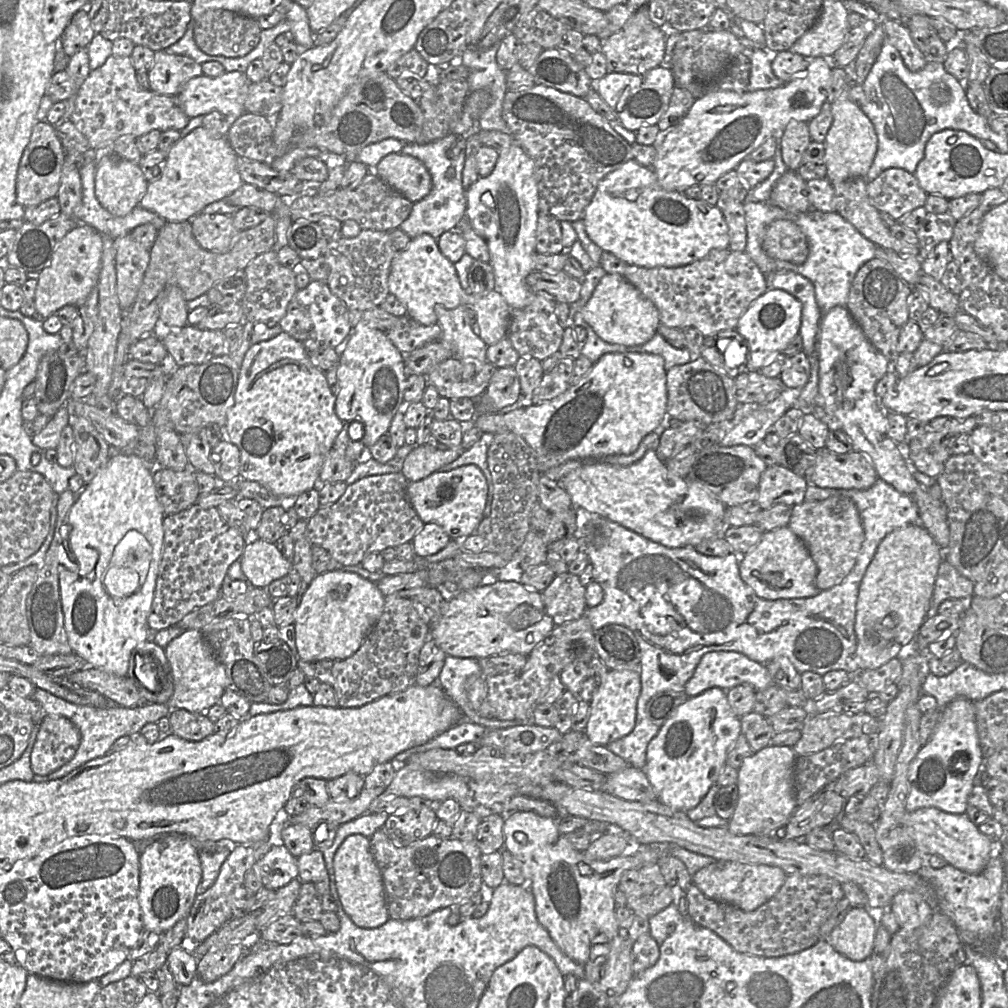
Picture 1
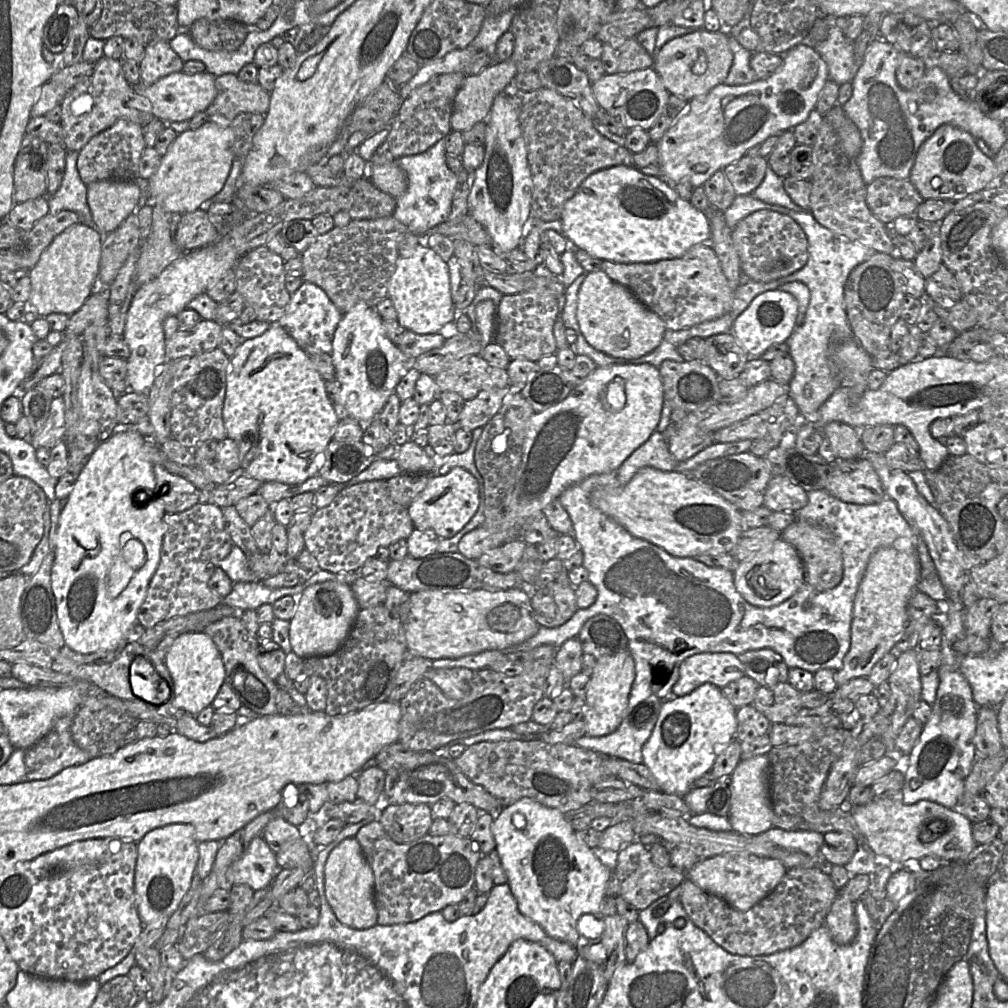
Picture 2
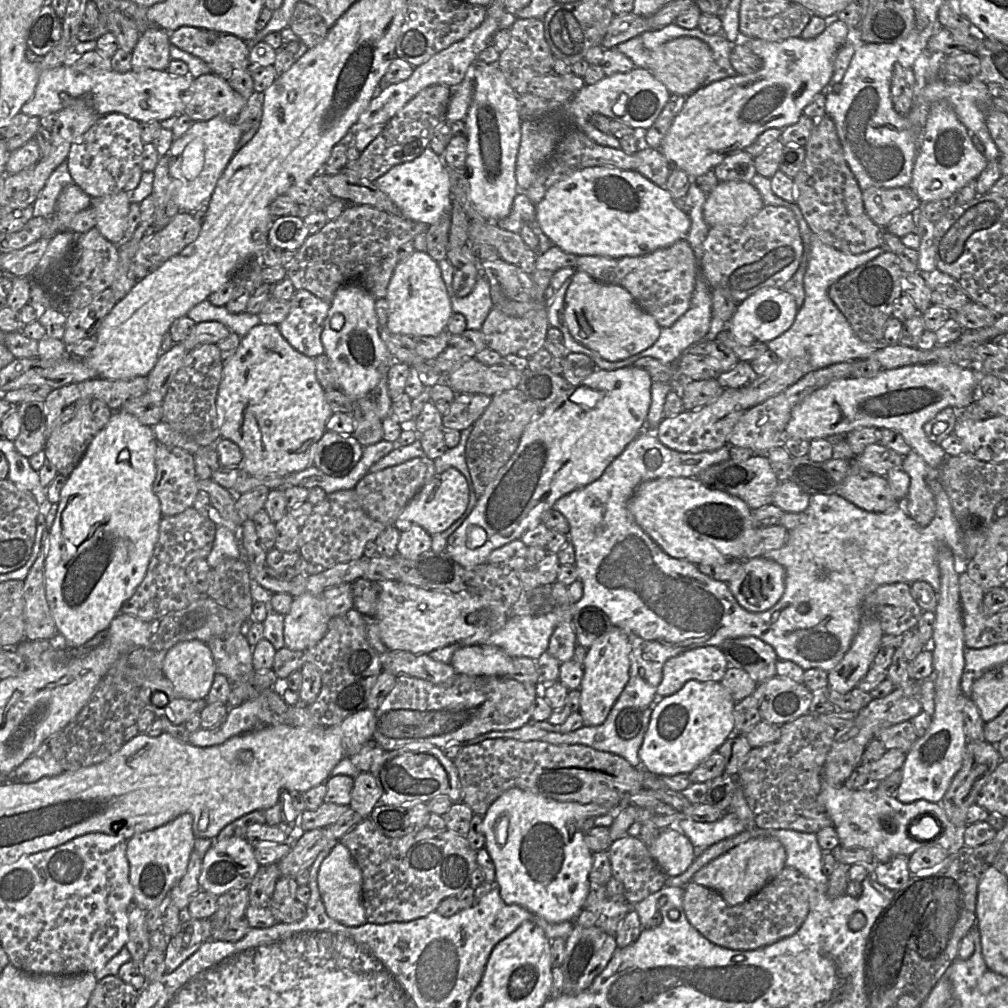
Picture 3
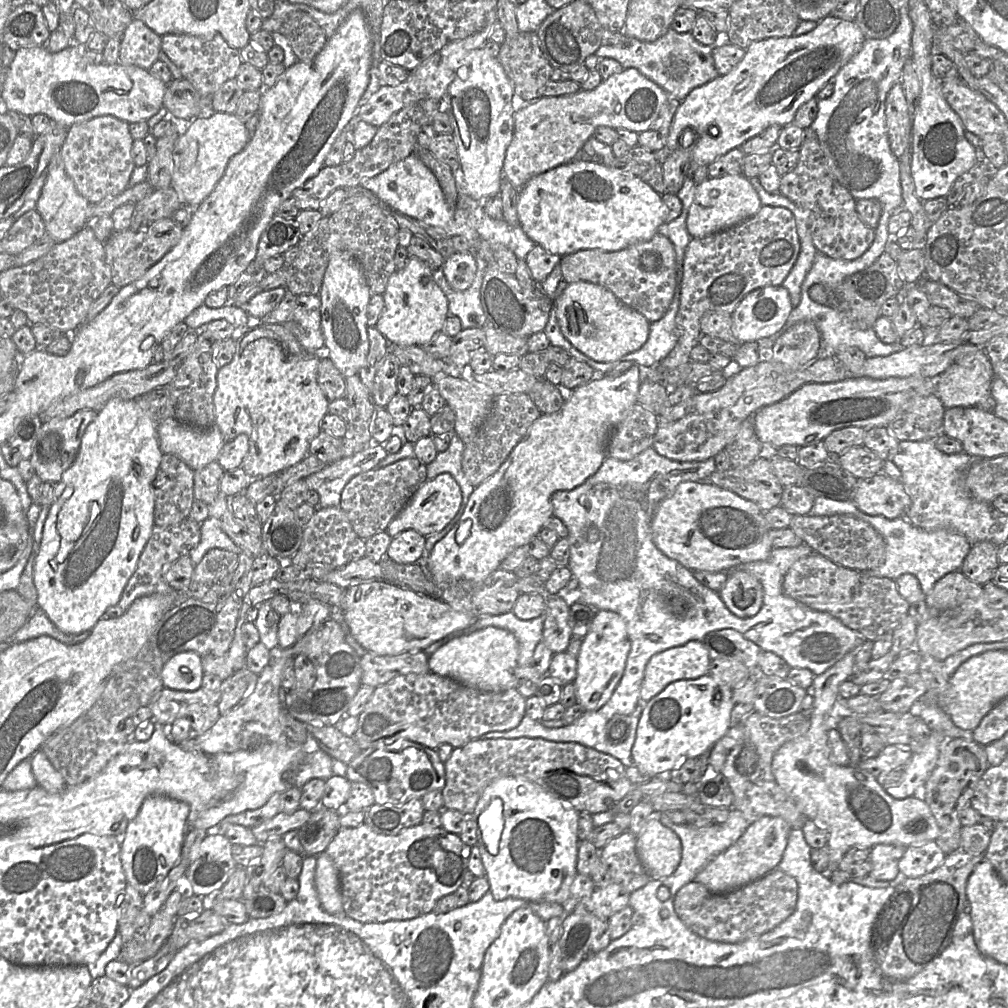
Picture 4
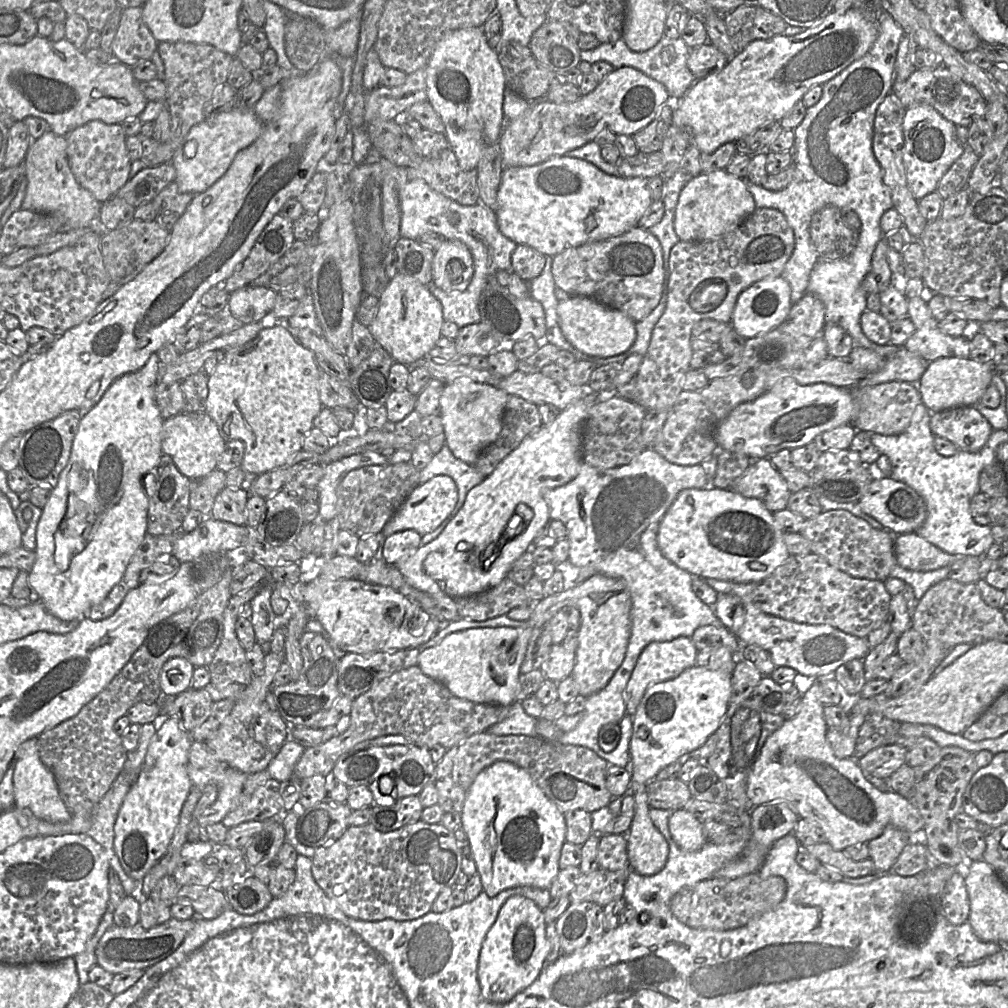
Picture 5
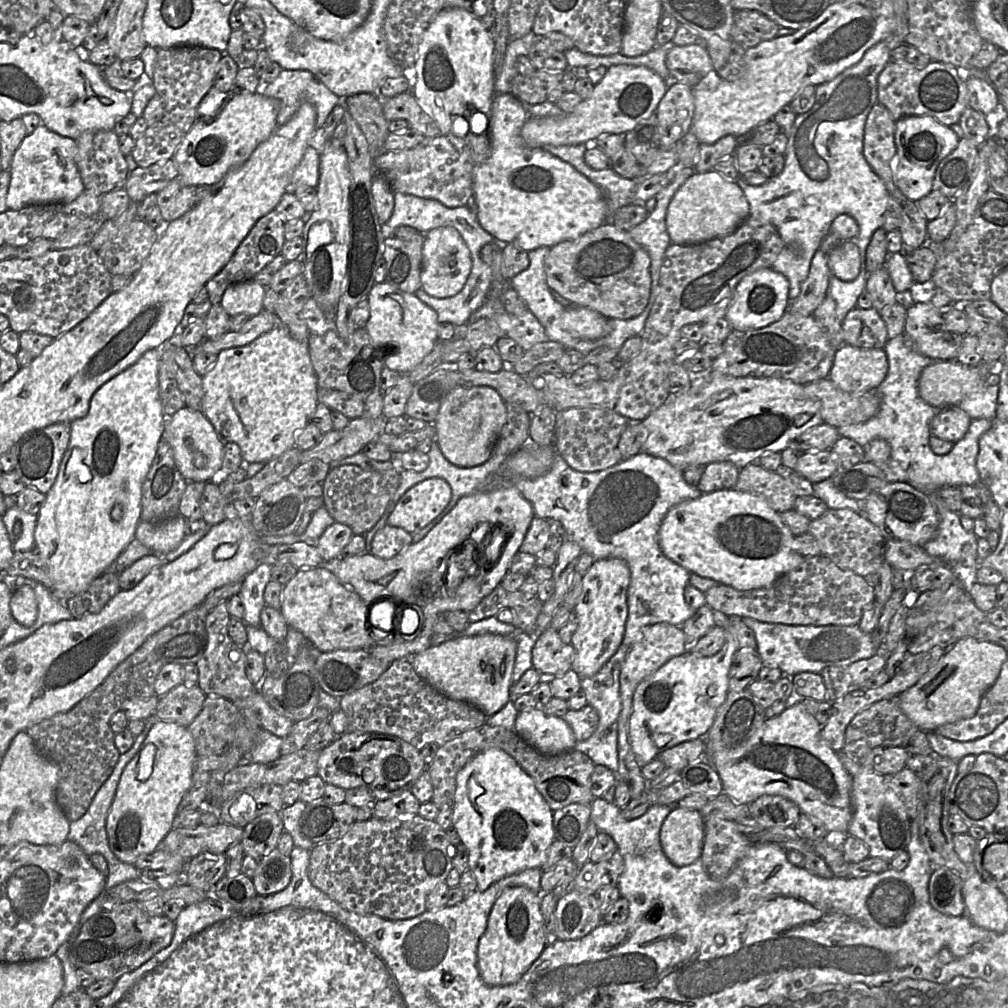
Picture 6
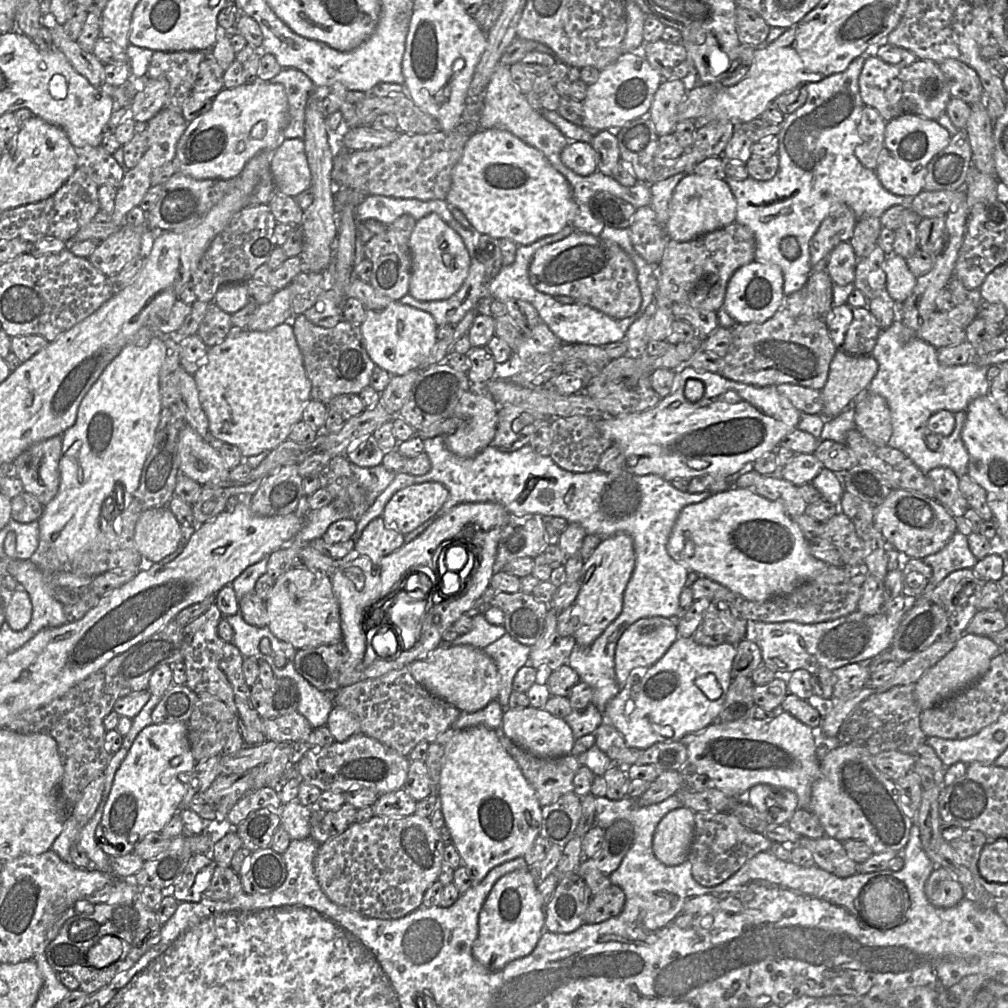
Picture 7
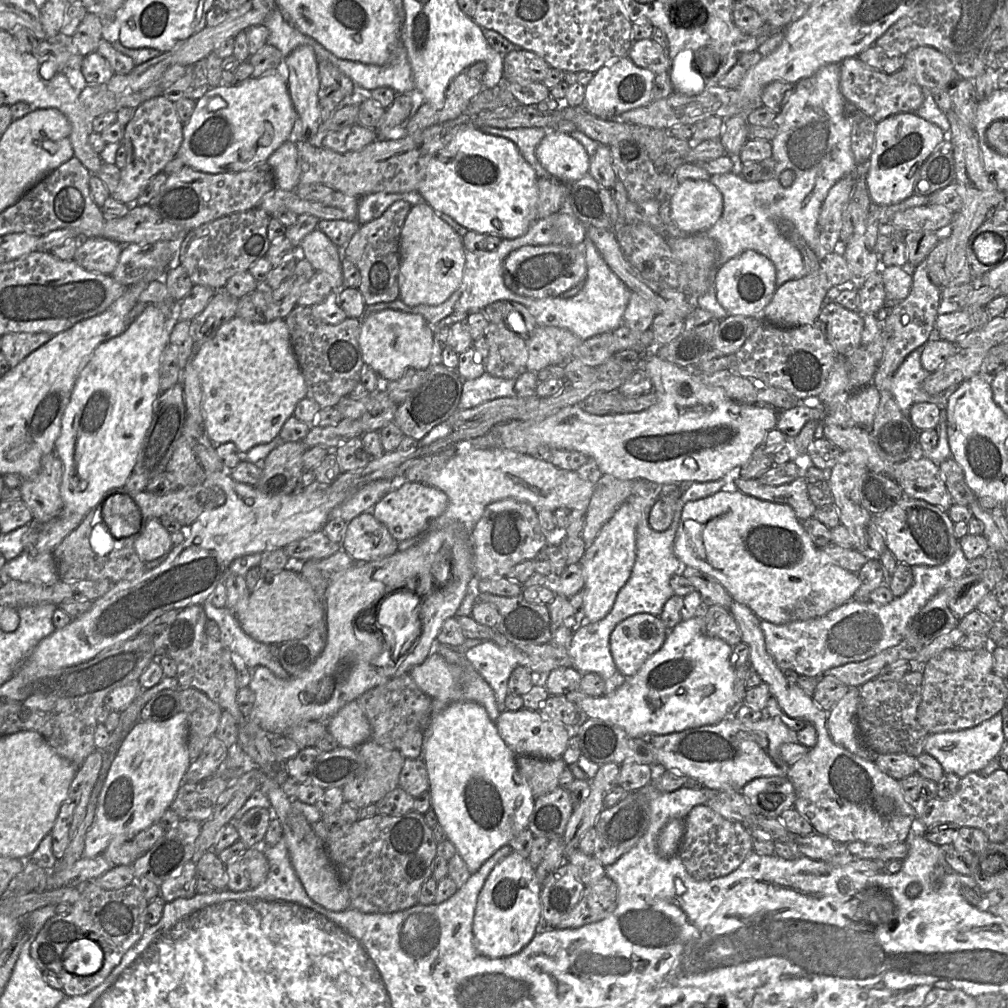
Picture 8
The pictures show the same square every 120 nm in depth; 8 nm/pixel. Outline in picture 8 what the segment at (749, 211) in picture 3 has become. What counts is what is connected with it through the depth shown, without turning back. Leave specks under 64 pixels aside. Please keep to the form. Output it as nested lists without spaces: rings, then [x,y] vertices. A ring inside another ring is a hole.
[[[687,179],[678,183],[670,196],[670,210],[672,221],[682,233],[705,232],[722,215],[722,194],[708,180]]]

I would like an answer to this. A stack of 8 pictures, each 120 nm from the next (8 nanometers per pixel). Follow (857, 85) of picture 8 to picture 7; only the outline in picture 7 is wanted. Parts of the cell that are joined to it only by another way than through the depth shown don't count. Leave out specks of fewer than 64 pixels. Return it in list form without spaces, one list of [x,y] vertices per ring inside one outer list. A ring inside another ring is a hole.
[[[876,56],[865,60],[859,76],[859,91],[864,105],[877,110],[887,123],[906,114],[937,122],[941,115],[946,114],[947,104],[952,98],[949,83],[935,62],[918,60],[908,67],[897,67]]]

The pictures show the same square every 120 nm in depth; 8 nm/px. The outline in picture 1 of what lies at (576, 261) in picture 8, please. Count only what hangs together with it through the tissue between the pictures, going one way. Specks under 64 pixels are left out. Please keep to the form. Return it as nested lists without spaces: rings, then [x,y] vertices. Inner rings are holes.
[[[713,249],[704,258],[680,267],[627,266],[623,277],[659,311],[660,323],[676,329],[693,327],[705,337],[735,330],[749,306],[769,288],[769,279],[745,252]]]

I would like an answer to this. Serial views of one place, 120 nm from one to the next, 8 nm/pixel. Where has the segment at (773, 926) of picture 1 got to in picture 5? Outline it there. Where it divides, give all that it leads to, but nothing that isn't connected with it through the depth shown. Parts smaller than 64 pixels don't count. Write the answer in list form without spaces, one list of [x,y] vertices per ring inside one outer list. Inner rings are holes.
[[[755,872],[734,879],[712,877],[683,887],[672,897],[670,909],[681,923],[691,928],[734,930],[775,909],[784,900],[786,891],[786,881],[780,876],[762,878]]]

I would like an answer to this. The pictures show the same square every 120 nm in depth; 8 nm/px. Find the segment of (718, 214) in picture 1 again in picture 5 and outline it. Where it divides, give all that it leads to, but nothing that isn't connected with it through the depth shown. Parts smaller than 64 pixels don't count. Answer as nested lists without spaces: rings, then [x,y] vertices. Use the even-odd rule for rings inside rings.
[[[555,156],[543,163],[529,167],[505,168],[497,195],[497,208],[495,210],[497,225],[501,233],[508,239],[515,242],[517,245],[527,245],[543,255],[554,257],[568,248],[607,240],[609,238],[624,234],[637,227],[639,220],[652,204],[648,179],[649,178],[624,178],[611,176],[587,161],[570,158],[567,156]]]

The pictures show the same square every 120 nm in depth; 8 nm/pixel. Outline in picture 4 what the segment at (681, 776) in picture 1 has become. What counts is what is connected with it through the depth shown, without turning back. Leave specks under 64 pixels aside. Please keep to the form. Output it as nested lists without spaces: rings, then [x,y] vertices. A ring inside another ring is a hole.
[[[710,674],[669,684],[647,702],[641,714],[632,747],[634,766],[655,777],[713,748],[732,726],[732,690]]]

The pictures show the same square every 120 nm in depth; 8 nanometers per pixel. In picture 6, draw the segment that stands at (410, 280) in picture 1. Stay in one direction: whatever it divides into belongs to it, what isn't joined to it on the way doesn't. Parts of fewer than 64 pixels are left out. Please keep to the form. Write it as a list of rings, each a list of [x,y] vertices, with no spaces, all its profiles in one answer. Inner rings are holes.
[[[386,282],[376,283],[367,299],[370,306],[370,317],[364,329],[368,333],[372,345],[382,358],[384,366],[400,374],[409,374],[433,350],[439,340],[437,312],[417,298],[414,293],[404,292]]]

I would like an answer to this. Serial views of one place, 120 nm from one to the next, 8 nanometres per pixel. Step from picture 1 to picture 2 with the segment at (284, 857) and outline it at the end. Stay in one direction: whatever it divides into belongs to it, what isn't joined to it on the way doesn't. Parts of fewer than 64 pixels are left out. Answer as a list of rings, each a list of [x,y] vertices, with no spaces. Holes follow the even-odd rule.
[[[256,837],[251,841],[247,851],[228,869],[227,882],[230,885],[247,884],[256,891],[270,886],[279,869],[276,853],[262,837]]]

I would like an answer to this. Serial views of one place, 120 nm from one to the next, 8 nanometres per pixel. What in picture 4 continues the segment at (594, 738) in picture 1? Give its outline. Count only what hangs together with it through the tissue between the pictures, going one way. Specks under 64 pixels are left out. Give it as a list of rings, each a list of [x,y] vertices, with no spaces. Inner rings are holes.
[[[607,610],[597,612],[591,629],[582,639],[574,680],[576,701],[585,711],[597,711],[611,698],[619,684],[630,652],[630,640],[624,619]]]

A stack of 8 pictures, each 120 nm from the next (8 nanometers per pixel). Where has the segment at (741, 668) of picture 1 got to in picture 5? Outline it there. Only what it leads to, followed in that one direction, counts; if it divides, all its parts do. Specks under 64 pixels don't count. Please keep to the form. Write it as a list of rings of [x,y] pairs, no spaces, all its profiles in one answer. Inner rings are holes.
[[[680,636],[671,641],[651,642],[639,655],[635,668],[625,689],[626,714],[634,717],[646,690],[652,685],[679,676],[686,669],[696,665],[698,650],[690,637]]]

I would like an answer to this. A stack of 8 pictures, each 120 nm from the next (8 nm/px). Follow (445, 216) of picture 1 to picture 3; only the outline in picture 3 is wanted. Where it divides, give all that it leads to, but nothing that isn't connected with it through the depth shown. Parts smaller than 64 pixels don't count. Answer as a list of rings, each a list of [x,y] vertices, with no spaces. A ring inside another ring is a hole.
[[[428,147],[414,160],[393,166],[374,183],[397,206],[402,216],[435,224],[451,209],[451,184],[445,165],[442,157]]]

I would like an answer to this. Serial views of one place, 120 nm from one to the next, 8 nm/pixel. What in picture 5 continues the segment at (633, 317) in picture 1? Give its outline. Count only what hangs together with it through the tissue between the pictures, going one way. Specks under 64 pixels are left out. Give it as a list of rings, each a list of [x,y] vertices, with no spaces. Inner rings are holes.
[[[570,296],[569,299],[558,303],[557,313],[564,337],[587,355],[607,358],[622,354],[628,351],[636,340],[636,322],[624,313],[609,308],[595,299]]]

